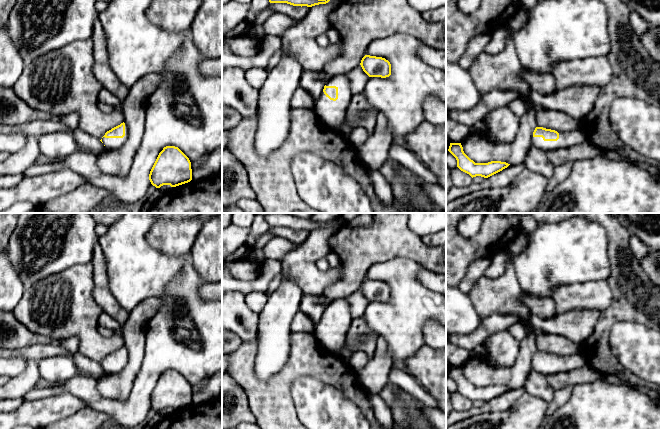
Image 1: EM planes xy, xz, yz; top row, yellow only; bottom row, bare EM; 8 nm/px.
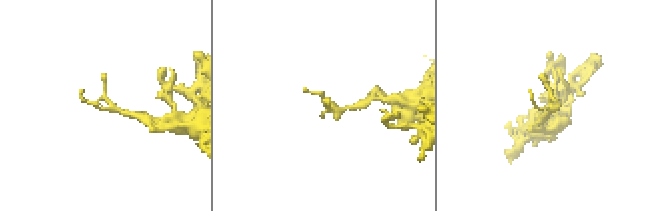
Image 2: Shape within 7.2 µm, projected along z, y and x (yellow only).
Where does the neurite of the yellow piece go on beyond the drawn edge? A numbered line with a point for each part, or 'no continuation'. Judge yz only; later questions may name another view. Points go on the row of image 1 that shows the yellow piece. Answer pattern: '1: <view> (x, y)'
1: yz (567, 139)

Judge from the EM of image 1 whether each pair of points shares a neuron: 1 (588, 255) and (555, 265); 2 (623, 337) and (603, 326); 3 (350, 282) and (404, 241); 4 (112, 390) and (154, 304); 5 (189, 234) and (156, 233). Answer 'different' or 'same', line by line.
1: same
2: different
3: same
4: same
5: same

